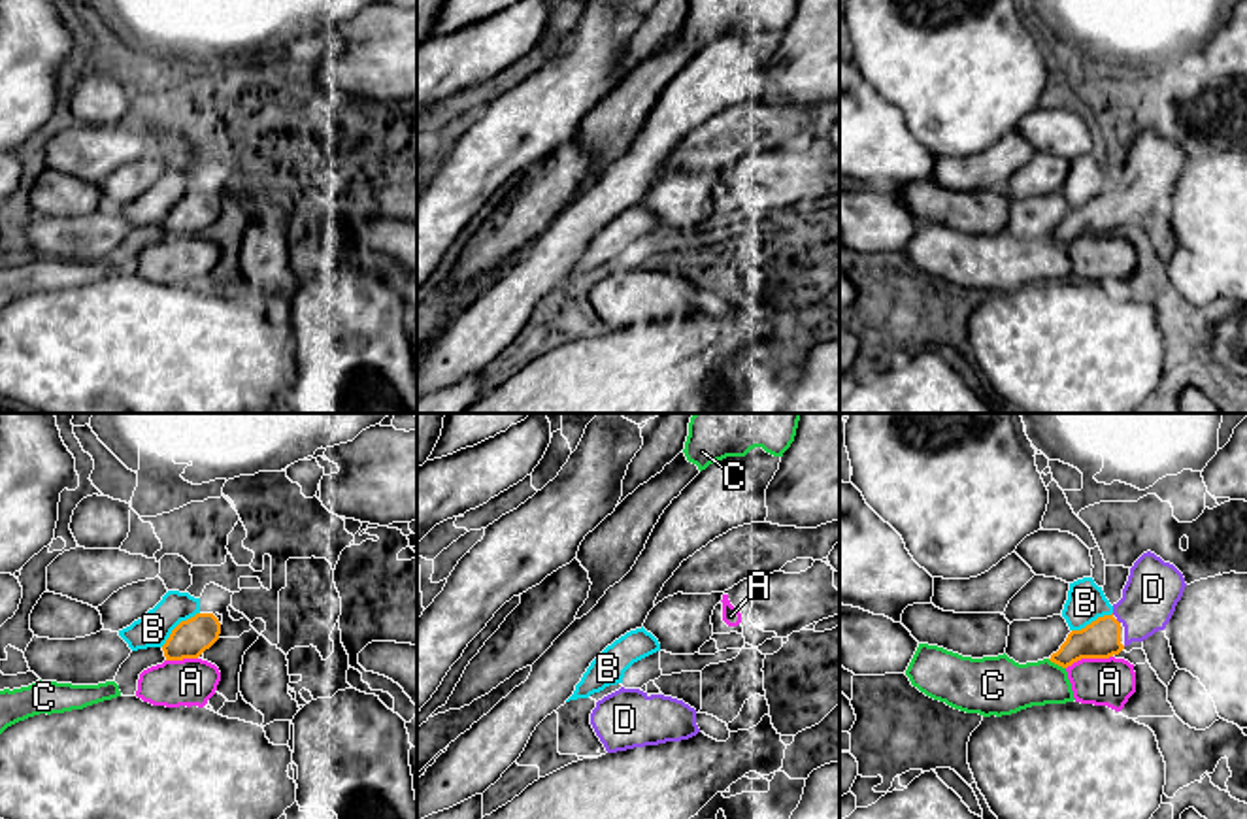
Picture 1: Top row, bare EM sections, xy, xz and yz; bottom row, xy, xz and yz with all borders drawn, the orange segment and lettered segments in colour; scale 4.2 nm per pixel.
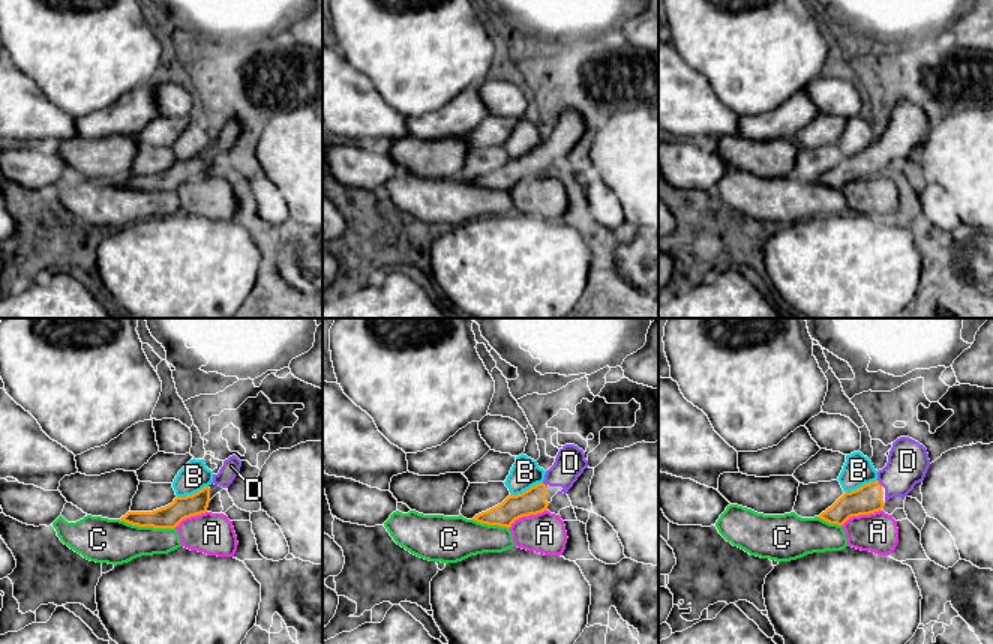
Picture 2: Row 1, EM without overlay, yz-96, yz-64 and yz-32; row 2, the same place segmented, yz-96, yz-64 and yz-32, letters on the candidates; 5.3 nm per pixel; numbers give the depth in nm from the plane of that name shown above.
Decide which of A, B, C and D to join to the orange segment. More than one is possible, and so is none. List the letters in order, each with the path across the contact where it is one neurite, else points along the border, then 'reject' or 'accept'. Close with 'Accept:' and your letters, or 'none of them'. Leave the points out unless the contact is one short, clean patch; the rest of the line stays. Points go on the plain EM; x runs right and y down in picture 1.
A: border along yz (1112, 233), (1081, 234), (1066, 246); reject
B: reject
C: reject
D: runs through yz (1100, 216), (1117, 199), (1153, 167); accept
Accept: D

